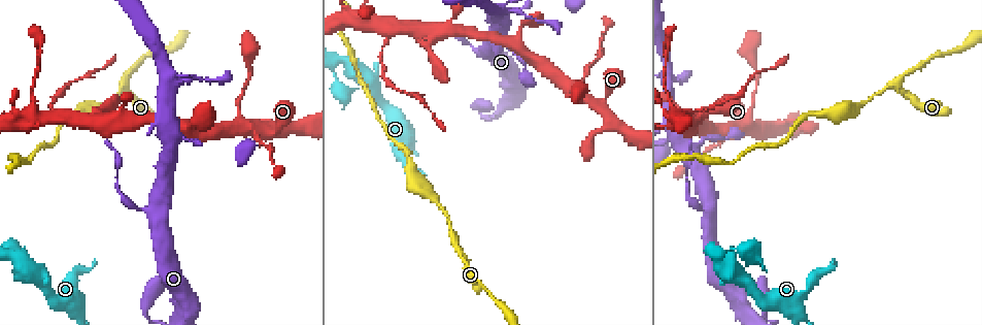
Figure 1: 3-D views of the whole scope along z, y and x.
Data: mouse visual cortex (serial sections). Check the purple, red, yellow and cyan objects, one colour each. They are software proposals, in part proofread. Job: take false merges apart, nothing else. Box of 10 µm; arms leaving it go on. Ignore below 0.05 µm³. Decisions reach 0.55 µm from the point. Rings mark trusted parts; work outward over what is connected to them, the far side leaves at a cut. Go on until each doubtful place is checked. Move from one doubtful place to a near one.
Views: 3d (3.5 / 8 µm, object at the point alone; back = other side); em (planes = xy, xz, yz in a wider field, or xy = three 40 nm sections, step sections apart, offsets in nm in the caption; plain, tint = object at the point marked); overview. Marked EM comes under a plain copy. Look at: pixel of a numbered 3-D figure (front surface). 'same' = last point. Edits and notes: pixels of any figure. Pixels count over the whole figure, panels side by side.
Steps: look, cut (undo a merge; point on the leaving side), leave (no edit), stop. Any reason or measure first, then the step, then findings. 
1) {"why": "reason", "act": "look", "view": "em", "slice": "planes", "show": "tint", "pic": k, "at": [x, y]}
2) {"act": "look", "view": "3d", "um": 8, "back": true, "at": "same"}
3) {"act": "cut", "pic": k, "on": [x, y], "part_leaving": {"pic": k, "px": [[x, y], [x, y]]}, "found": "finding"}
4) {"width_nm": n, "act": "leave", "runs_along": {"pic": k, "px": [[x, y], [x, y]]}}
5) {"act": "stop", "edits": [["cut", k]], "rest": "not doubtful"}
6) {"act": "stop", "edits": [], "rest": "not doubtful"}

{"why": "calibre changes", "act": "look", "view": "3d", "um": 3.5, "pic": 1, "at": [157, 213]}

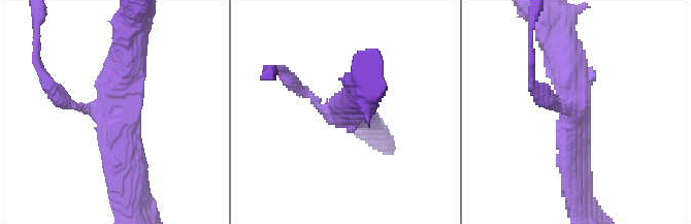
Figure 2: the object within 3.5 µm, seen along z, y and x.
{"why": "now the EM", "act": "look", "view": "em", "slice": "xy", "step": 1, "show": "tint", "pic": 2, "at": [119, 110]}

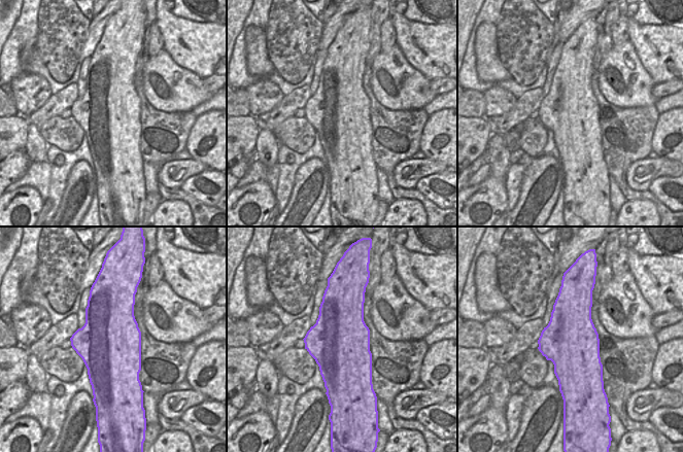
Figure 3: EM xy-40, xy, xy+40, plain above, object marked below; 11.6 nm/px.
{"arm_widths_nm": [150, 400, 500], "act": "leave", "runs_along": {"pic": 2, "px": [[577, 181], [577, 102], [563, 44]]}, "found": "all the same cell"}

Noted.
{"why": "looks like a crossing", "act": "look", "view": "3d", "um": 3.5, "pic": 1, "at": [746, 128]}

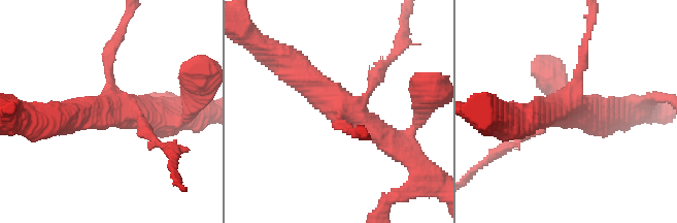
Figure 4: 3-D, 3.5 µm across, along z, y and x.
{"arms": 4, "arm_widths_nm": [150, 200, 400, 450], "why": "need the tissue", "act": "look", "view": "em", "slice": "xy", "step": 2, "show": "tint", "pic": 4, "at": [569, 105]}

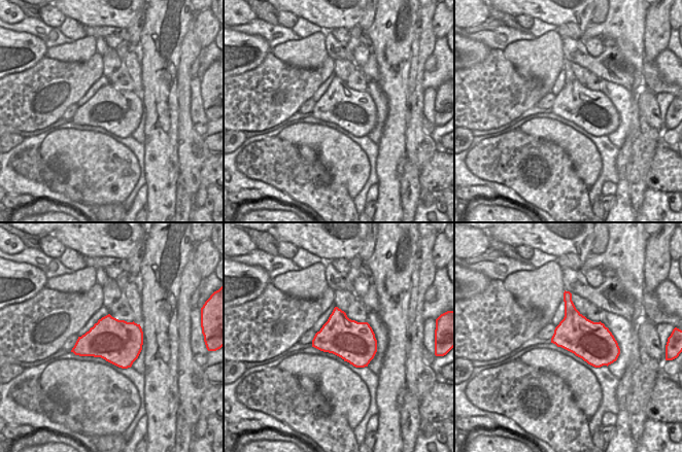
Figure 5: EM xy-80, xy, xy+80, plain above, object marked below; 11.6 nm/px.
{"act": "leave", "runs_along": {"pic": 4, "px": [[407, 137], [379, 134], [294, 68]]}, "found": "continuous, no second cell"}

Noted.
{"act": "look", "view": "3d", "um": 3.5, "pic": 1, "at": [899, 85]}

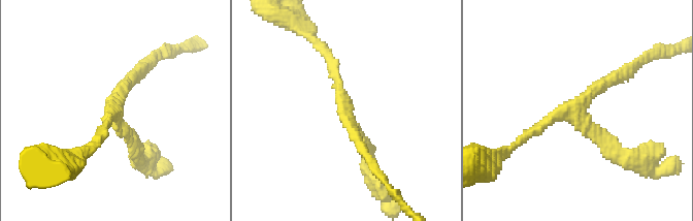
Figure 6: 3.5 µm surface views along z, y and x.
{"arms": 3, "arm_widths_nm": [150, 200, 200], "act": "look", "view": "em", "slice": "xy", "step": 1, "show": "tint", "pic": 6, "at": [114, 117]}

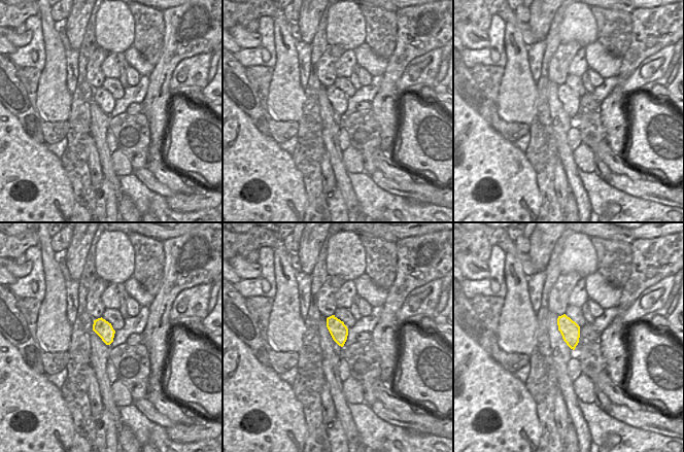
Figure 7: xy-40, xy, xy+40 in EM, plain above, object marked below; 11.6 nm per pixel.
{"act": "leave", "found": "all the same cell"}

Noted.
{"why": "three-way junction", "act": "look", "view": "3d", "um": 3.5, "pic": 1, "at": [689, 111]}

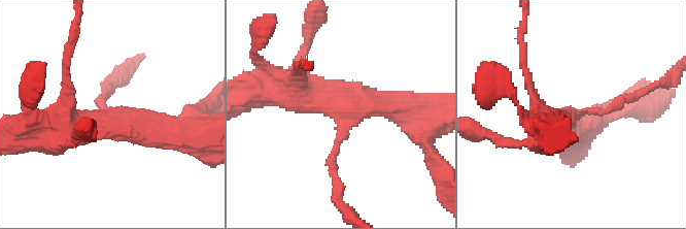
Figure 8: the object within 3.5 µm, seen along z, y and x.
{"arms": 3, "arm_widths_nm": [150, 400, 400], "act": "look", "view": "em", "slice": "xy", "step": 3, "show": "tint", "pic": 8, "at": [127, 115]}

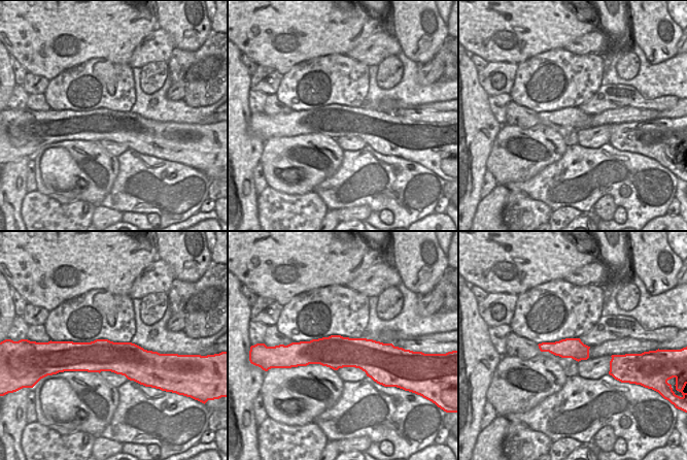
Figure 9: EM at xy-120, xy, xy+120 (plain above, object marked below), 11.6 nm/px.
{"act": "leave", "runs_along": {"pic": 8, "px": [[421, 107], [358, 109], [295, 89]]}, "found": "all the same cell"}

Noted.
{"why": "three-way junction", "act": "look", "view": "3d", "um": 3.5, "pic": 1, "at": [719, 259]}

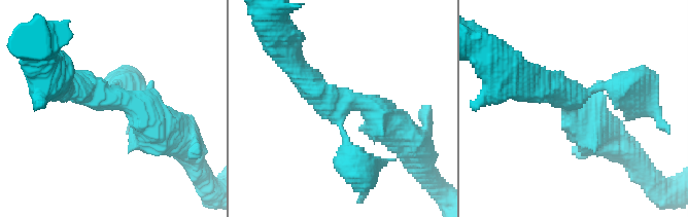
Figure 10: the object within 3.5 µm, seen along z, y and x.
{"arms": 3, "arm_widths_nm": [150, 200, 600], "act": "look", "view": "em", "slice": "xy", "step": 1, "show": "tint", "pic": 10, "at": [127, 102]}

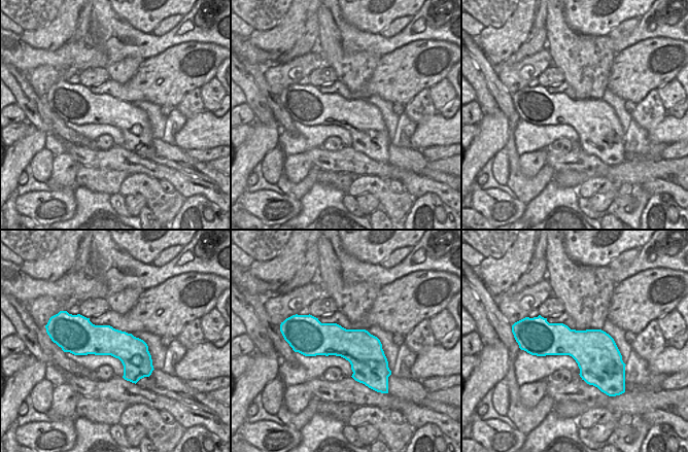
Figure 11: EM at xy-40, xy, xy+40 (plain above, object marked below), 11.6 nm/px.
{"act": "leave", "runs_along": {"pic": 10, "px": [[177, 136], [107, 95], [116, 84]]}, "found": "one cell here"}

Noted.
{"act": "stop", "edits": [], "rest": "not doubtful"}

